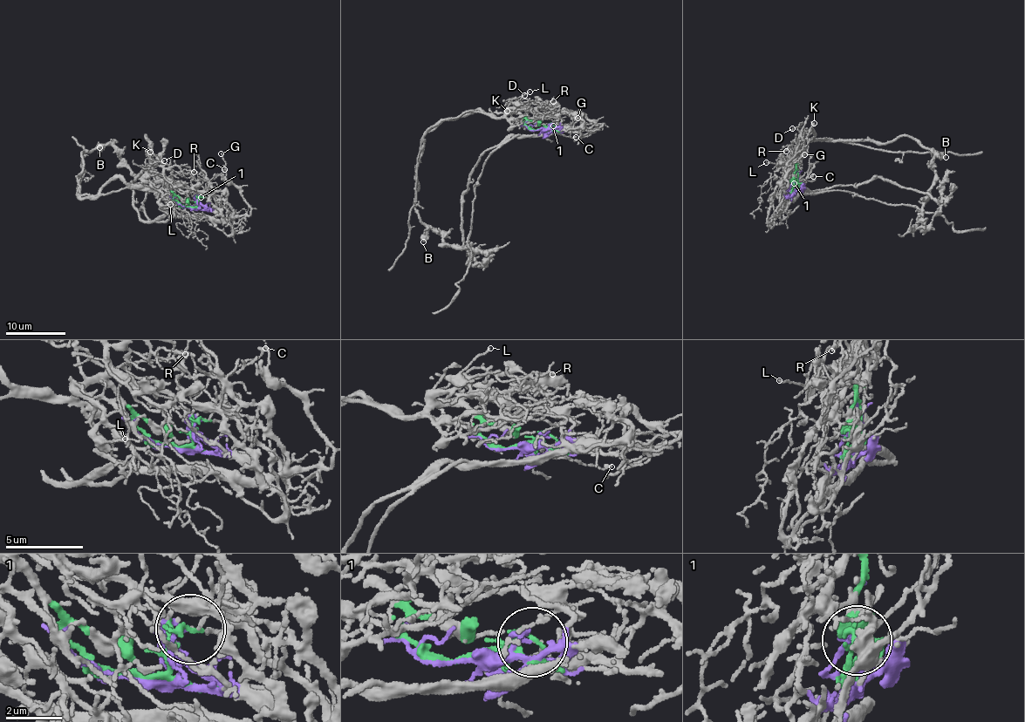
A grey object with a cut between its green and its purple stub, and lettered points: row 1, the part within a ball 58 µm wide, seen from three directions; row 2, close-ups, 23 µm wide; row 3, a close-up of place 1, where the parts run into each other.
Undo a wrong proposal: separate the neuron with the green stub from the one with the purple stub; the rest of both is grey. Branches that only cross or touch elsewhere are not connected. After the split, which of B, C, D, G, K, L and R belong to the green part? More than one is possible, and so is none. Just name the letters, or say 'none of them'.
B, D, K, L, R

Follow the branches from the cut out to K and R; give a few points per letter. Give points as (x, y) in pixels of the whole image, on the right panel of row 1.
K: (796, 187), (800, 146), (815, 122)
R: (796, 187), (796, 139), (787, 150)

